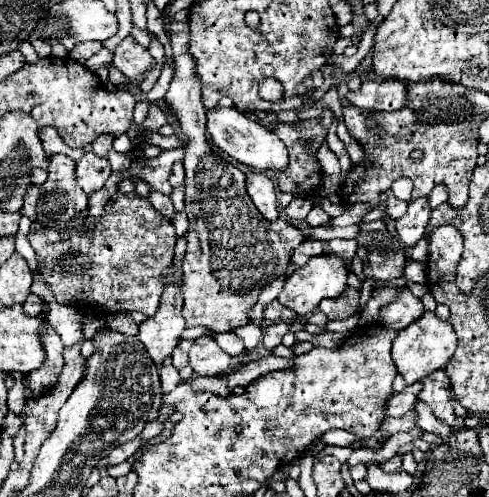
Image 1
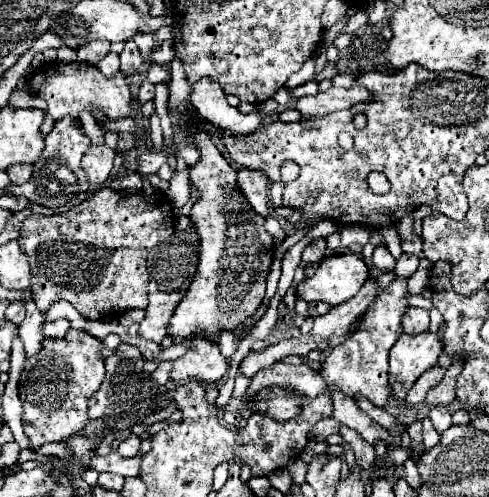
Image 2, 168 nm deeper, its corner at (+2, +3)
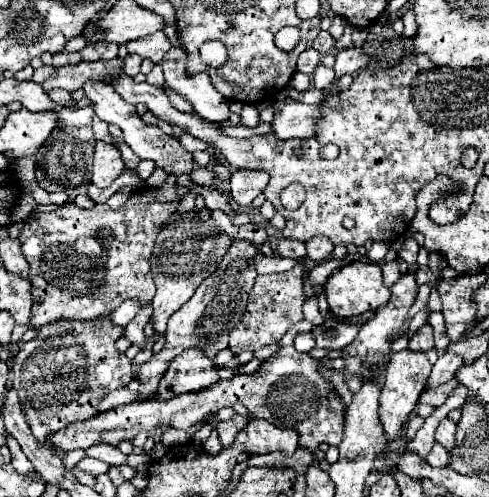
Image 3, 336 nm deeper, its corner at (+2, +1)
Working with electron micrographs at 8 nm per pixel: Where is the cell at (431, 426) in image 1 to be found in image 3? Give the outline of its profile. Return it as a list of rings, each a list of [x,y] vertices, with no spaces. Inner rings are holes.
[[[435,442],[435,446],[427,454],[427,462],[431,466],[447,466],[449,464],[449,452],[439,442]]]

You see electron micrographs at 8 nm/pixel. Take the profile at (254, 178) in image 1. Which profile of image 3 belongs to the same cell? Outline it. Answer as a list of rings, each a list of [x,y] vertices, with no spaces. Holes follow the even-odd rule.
[[[235,170],[231,176],[231,198],[237,206],[247,208],[265,190],[269,174],[263,170]]]

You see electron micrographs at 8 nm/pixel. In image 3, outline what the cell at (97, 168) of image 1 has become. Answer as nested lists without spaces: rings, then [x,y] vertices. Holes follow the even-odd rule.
[[[97,142],[93,154],[93,178],[91,182],[99,188],[107,188],[119,174],[123,174],[125,166],[121,160],[121,152],[113,144]]]

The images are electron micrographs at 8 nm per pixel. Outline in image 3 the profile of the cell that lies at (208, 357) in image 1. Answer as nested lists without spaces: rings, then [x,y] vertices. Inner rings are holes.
[[[189,348],[169,364],[165,376],[159,382],[157,398],[169,400],[185,392],[197,392],[209,388],[213,382],[219,382],[213,360],[209,360],[203,350]]]

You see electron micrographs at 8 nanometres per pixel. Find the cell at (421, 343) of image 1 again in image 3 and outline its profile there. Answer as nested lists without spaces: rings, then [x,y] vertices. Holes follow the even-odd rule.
[[[399,350],[395,354],[391,354],[391,362],[385,370],[385,386],[381,390],[379,396],[379,416],[381,416],[381,424],[385,428],[385,434],[389,440],[397,440],[401,438],[401,424],[405,422],[407,414],[413,412],[421,392],[427,386],[427,378],[431,374],[431,362],[427,358],[425,352],[415,352],[415,350]]]

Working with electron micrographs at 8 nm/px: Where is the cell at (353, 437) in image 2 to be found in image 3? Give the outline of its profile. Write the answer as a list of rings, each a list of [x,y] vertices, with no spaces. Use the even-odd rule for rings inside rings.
[[[281,346],[279,352],[267,358],[261,370],[255,374],[241,374],[233,376],[231,380],[219,380],[213,386],[209,386],[209,390],[199,390],[197,394],[181,394],[167,402],[153,398],[145,402],[117,406],[113,410],[97,414],[87,422],[59,430],[57,434],[49,436],[49,440],[55,448],[61,448],[65,452],[75,448],[89,448],[91,444],[97,442],[117,446],[121,440],[133,440],[139,430],[151,432],[155,428],[165,426],[187,430],[201,422],[205,414],[215,414],[225,406],[243,404],[255,418],[265,418],[279,428],[299,430],[299,444],[315,452],[321,442],[339,444],[343,440],[343,418],[329,408],[329,402],[325,398],[333,384],[329,380],[323,380],[317,368],[319,368],[317,360],[313,360],[309,354],[297,352],[293,346]]]

